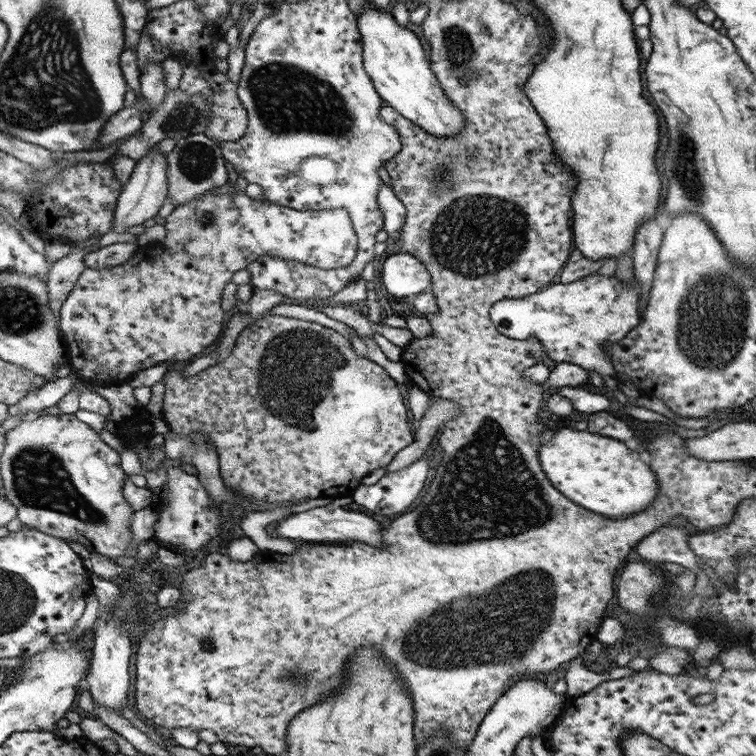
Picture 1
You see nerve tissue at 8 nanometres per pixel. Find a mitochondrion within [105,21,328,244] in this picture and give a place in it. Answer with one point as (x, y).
(197, 162)

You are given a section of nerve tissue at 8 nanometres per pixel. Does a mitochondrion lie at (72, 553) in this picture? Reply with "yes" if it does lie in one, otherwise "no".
no

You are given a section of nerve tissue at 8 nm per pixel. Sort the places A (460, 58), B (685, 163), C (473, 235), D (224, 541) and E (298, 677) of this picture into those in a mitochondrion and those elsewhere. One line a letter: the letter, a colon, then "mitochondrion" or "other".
A: mitochondrion
B: mitochondrion
C: mitochondrion
D: other
E: mitochondrion

